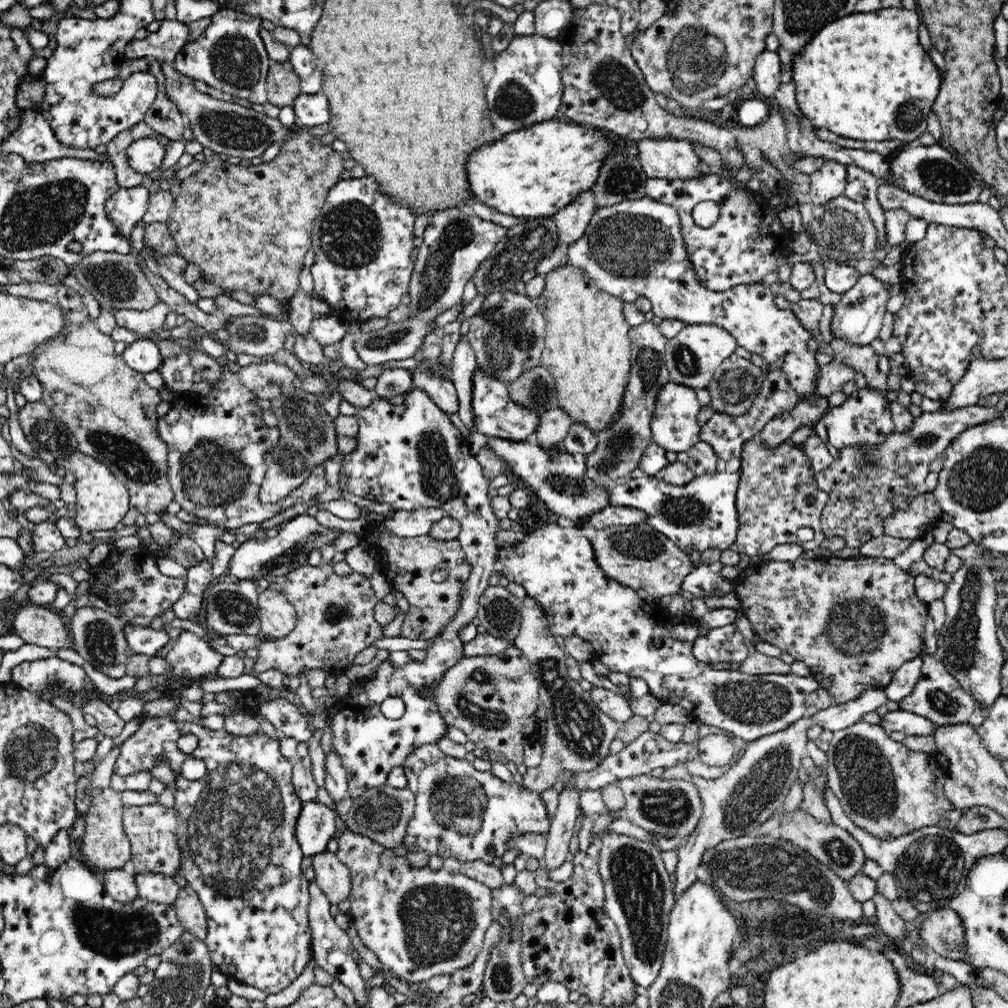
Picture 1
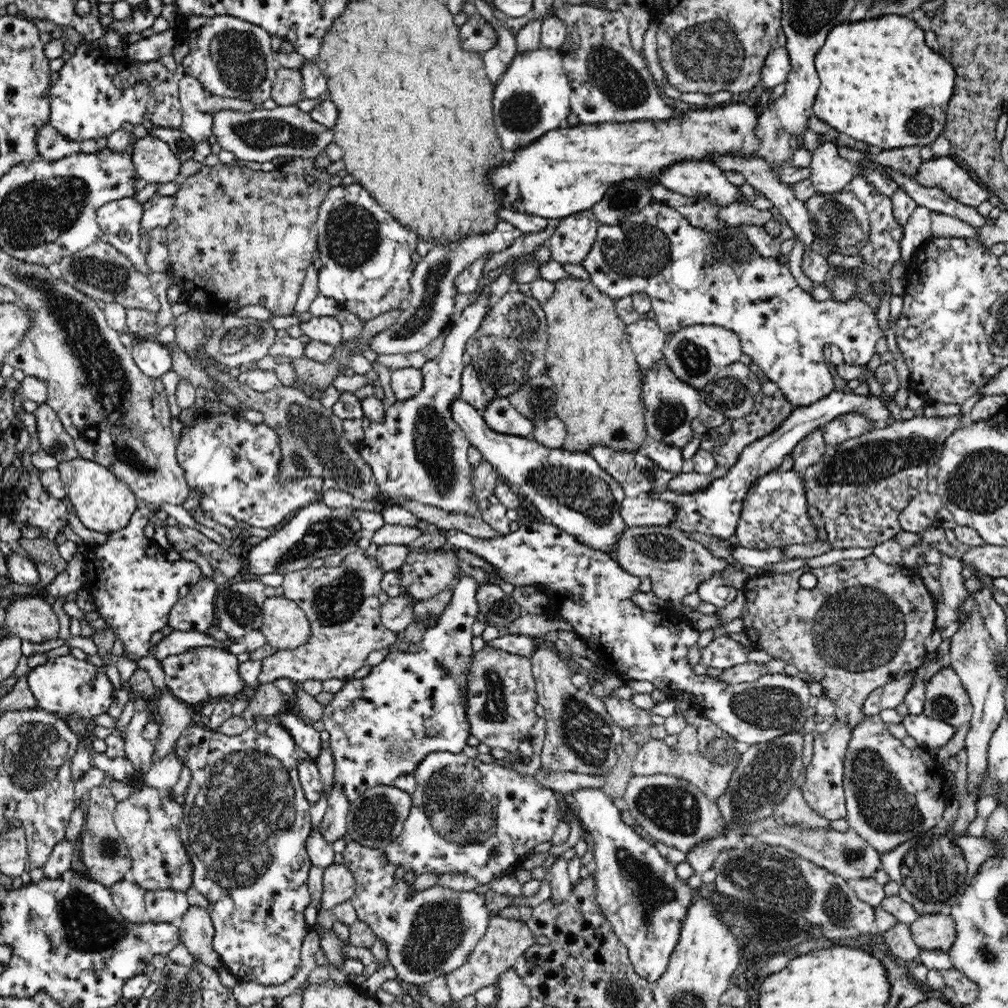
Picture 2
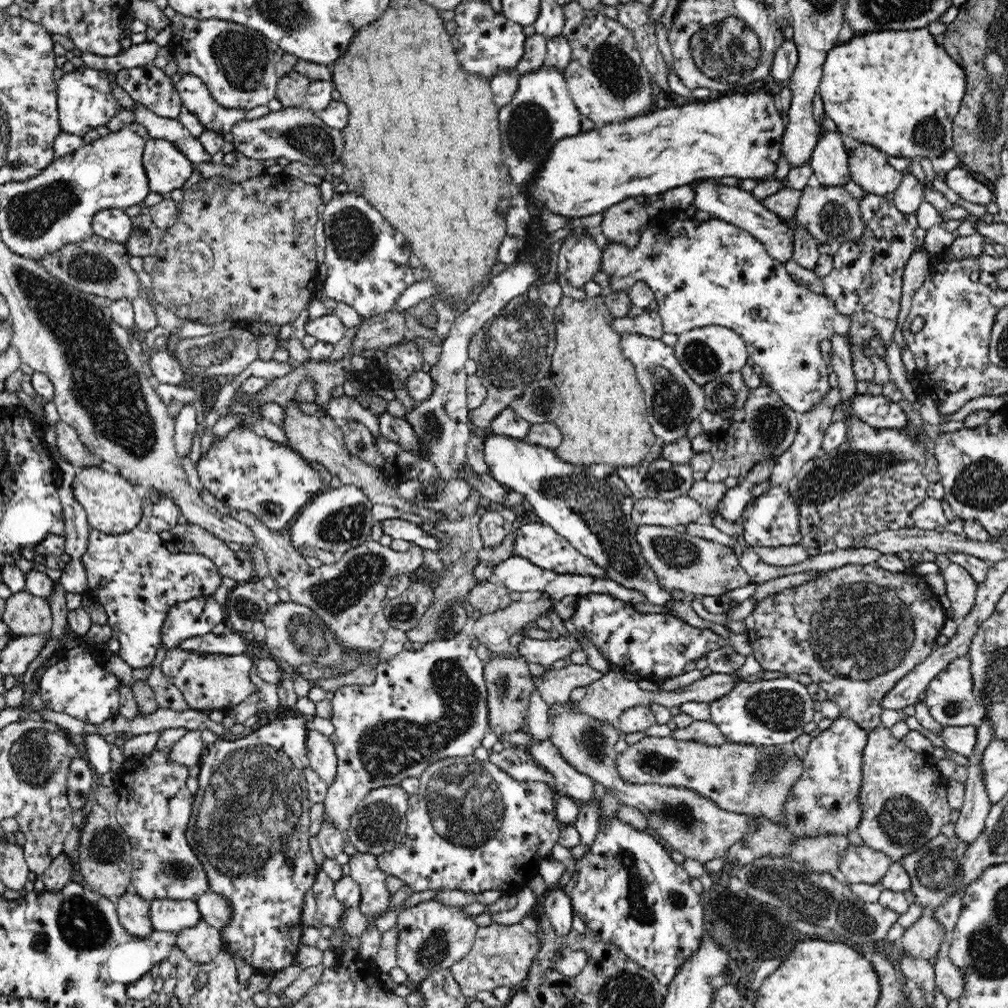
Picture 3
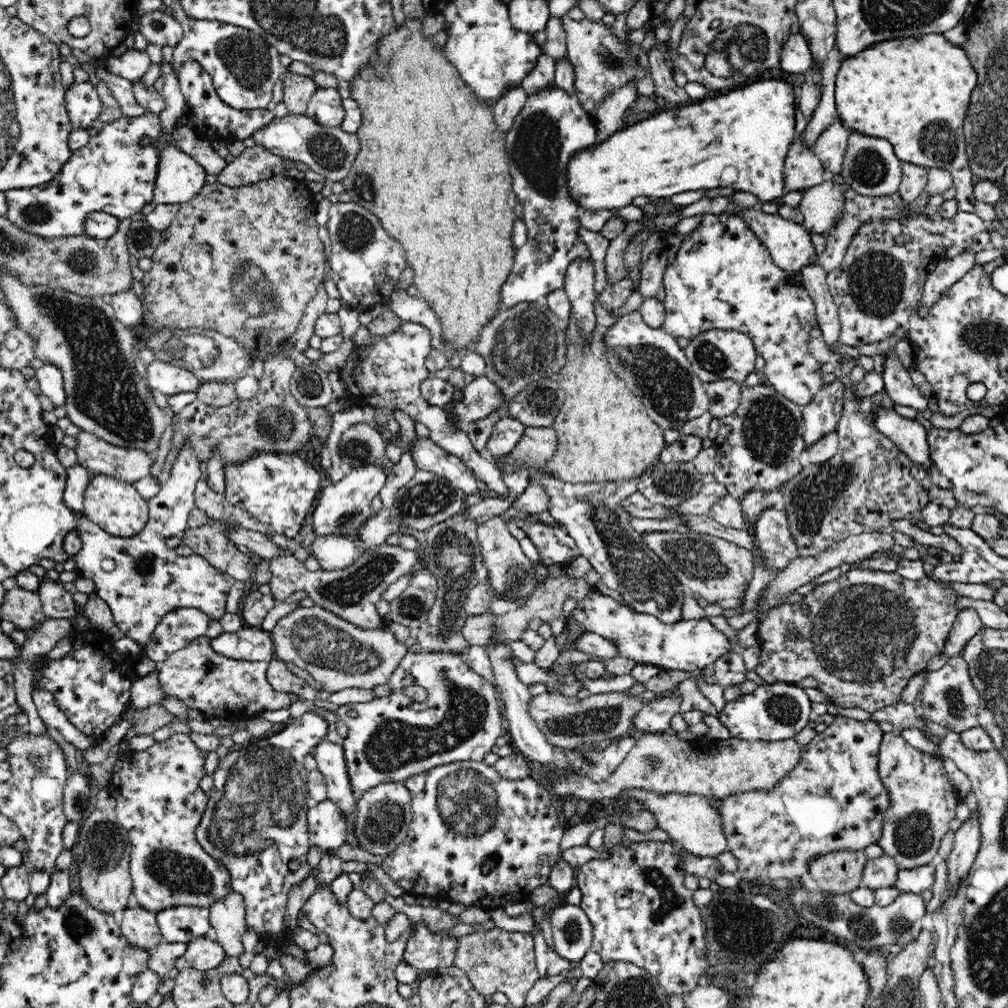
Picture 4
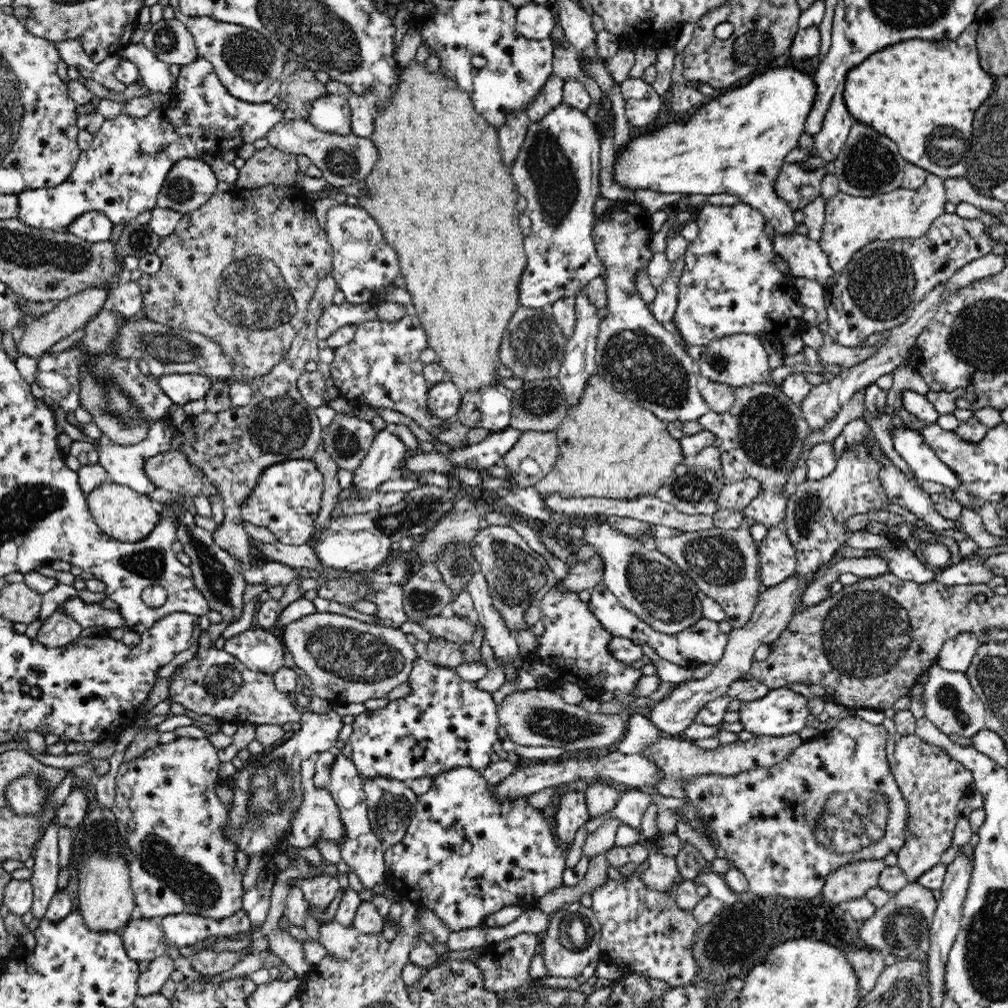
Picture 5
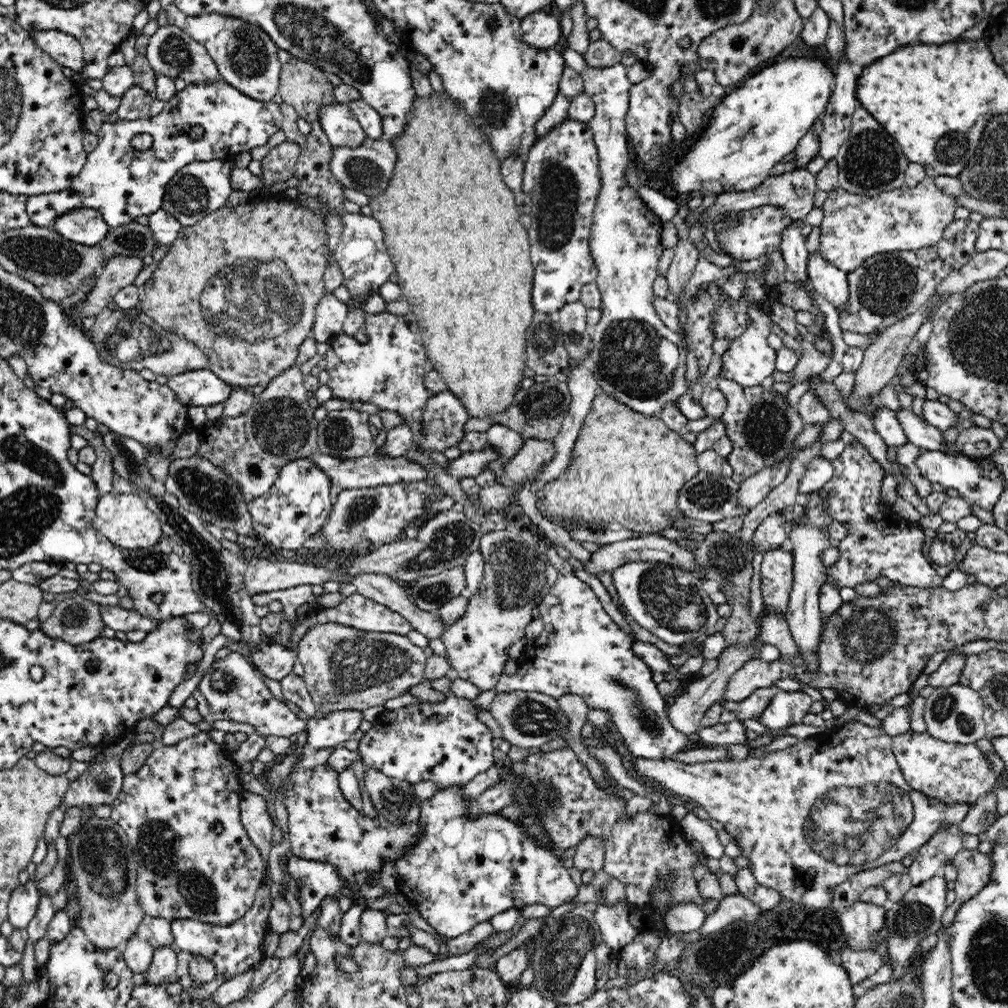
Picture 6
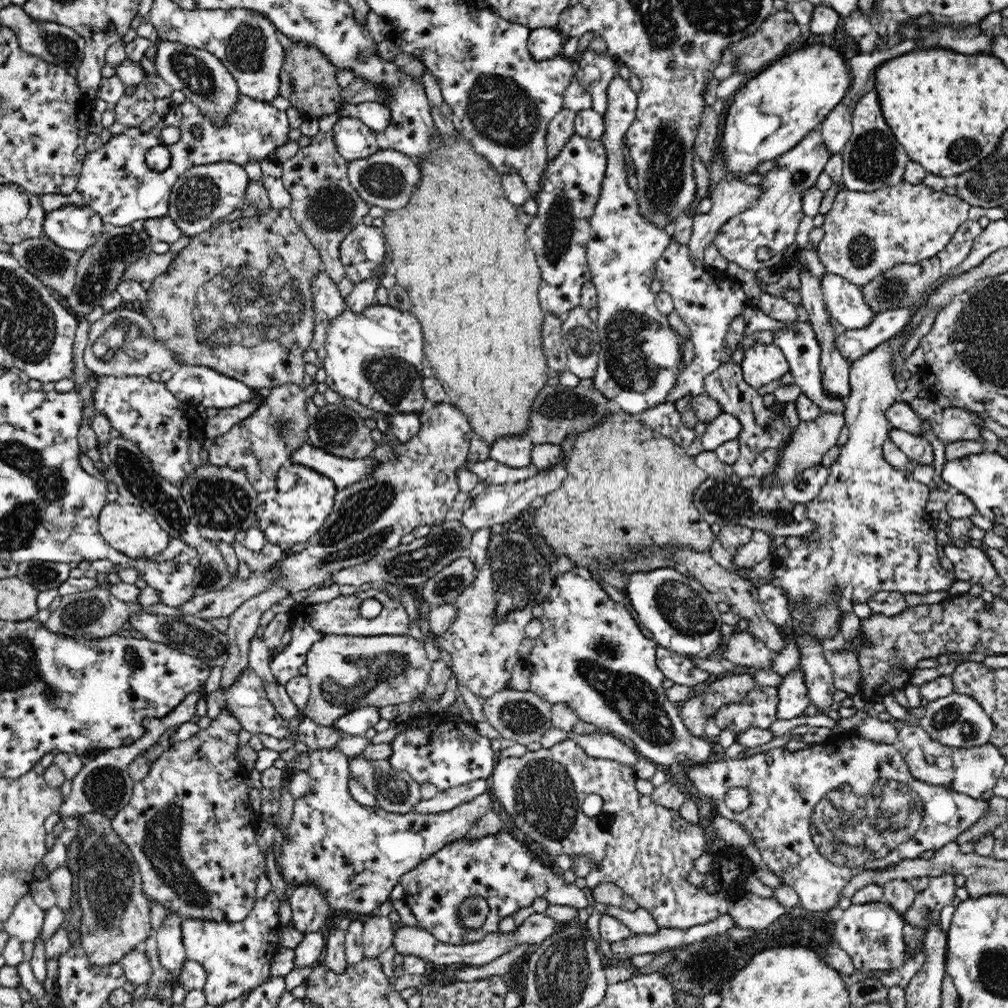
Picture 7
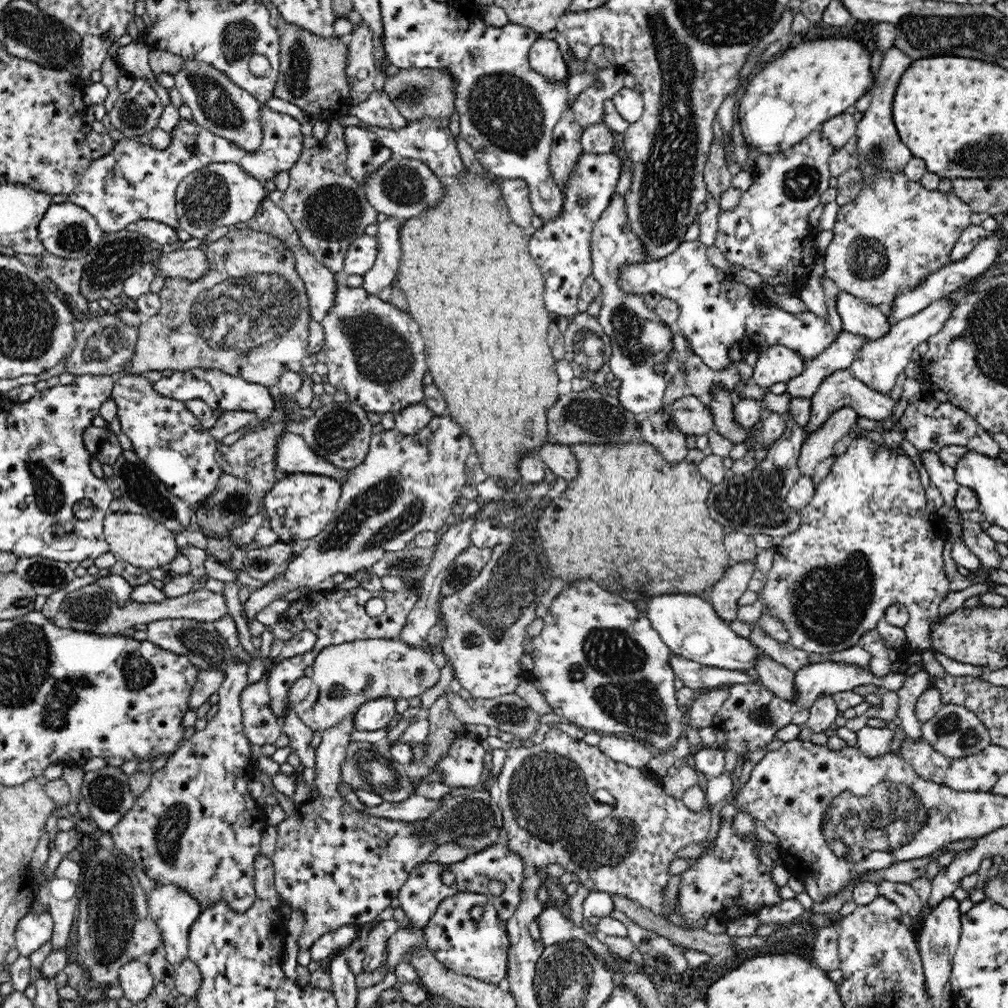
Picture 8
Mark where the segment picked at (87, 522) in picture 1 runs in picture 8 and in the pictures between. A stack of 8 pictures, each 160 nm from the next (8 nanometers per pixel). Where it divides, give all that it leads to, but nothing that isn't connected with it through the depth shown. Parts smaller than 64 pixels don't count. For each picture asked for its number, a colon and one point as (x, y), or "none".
2: (102, 502)
3: (113, 505)
4: (116, 506)
5: (122, 513)
6: (124, 519)
7: (131, 530)
8: (143, 542)

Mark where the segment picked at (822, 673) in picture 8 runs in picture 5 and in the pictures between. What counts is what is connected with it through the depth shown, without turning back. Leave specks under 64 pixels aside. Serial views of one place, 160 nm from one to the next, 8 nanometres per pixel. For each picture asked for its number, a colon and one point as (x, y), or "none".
5: (781, 712)
6: (786, 709)
7: (793, 695)

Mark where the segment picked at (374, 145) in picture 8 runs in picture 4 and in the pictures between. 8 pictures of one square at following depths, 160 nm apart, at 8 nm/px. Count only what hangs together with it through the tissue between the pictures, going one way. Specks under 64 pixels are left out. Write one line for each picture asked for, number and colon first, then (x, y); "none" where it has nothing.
4: (325, 107)
5: (331, 114)
6: (340, 125)
7: (353, 140)

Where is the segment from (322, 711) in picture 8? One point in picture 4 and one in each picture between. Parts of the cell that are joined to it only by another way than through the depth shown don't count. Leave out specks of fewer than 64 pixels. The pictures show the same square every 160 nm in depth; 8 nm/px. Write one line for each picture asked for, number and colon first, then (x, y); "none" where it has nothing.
4: (338, 655)
5: (346, 660)
6: (345, 669)
7: (345, 672)

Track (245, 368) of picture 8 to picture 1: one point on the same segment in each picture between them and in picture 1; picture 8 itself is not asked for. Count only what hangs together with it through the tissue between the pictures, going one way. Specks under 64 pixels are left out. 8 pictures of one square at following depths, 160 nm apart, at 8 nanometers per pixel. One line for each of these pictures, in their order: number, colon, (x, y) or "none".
1: (248, 228)
2: (238, 236)
3: (245, 251)
4: (245, 262)
5: (269, 236)
6: (243, 284)
7: (237, 299)

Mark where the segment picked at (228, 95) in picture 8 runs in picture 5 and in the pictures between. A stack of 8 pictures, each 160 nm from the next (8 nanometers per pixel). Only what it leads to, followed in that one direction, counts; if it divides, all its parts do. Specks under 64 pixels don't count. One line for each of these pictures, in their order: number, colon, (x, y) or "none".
5: (171, 42)
6: (171, 51)
7: (202, 77)

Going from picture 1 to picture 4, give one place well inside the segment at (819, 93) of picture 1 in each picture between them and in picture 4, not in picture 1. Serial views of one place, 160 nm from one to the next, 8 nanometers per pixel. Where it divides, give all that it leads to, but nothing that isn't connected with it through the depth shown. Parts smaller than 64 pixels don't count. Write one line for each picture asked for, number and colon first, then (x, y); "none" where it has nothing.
2: (880, 84)
3: (897, 90)
4: (914, 92)

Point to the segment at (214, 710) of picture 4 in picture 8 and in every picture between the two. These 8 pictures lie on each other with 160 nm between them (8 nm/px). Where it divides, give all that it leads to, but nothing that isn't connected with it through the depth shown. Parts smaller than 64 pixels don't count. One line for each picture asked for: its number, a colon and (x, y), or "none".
5: (214, 683)
6: (232, 689)
7: (246, 699)
8: (261, 726)

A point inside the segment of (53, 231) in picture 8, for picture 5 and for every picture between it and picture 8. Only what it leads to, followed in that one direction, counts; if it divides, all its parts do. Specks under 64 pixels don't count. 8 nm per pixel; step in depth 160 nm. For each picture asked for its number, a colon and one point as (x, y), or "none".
5: (93, 227)
6: (86, 226)
7: (74, 228)

